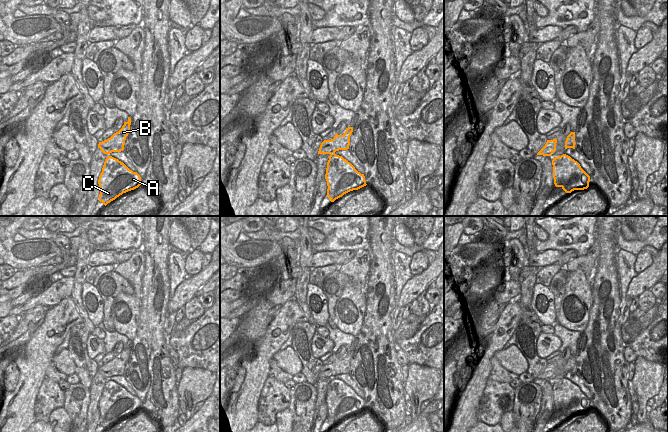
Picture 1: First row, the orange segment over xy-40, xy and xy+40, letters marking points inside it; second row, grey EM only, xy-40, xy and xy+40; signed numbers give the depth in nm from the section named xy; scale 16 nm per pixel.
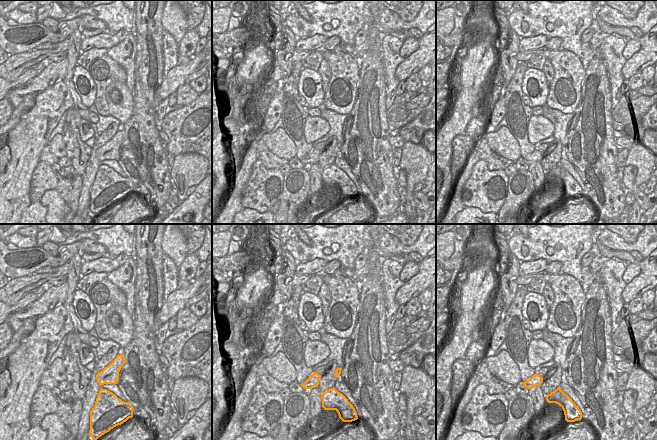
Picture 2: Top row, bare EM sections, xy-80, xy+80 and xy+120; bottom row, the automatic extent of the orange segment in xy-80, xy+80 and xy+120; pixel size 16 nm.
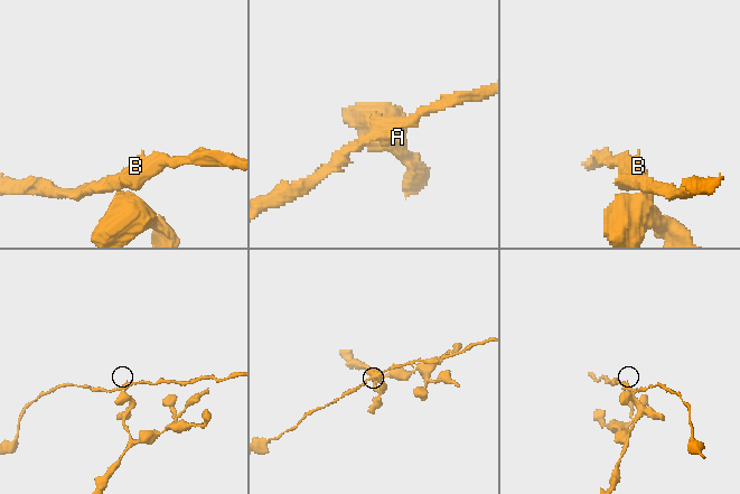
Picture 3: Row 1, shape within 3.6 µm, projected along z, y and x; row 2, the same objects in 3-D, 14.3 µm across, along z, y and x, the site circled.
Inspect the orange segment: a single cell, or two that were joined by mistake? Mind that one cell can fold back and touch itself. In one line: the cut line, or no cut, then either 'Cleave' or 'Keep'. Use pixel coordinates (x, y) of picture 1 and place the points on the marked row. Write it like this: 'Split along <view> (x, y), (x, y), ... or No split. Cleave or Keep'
Split along xy (330, 154), (335, 155). Cleave.

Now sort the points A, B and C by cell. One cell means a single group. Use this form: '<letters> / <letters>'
A C / B

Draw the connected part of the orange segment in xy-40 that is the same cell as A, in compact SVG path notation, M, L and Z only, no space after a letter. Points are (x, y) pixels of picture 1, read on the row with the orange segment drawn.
M107 156L99 176L99 201L105 206L117 197L141 185L141 177L123 162Z

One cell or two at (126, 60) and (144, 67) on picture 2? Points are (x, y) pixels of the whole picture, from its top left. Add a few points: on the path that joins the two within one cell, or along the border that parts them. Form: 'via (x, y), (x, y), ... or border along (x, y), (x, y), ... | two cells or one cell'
border along (135, 40), (133, 87) | two cells

